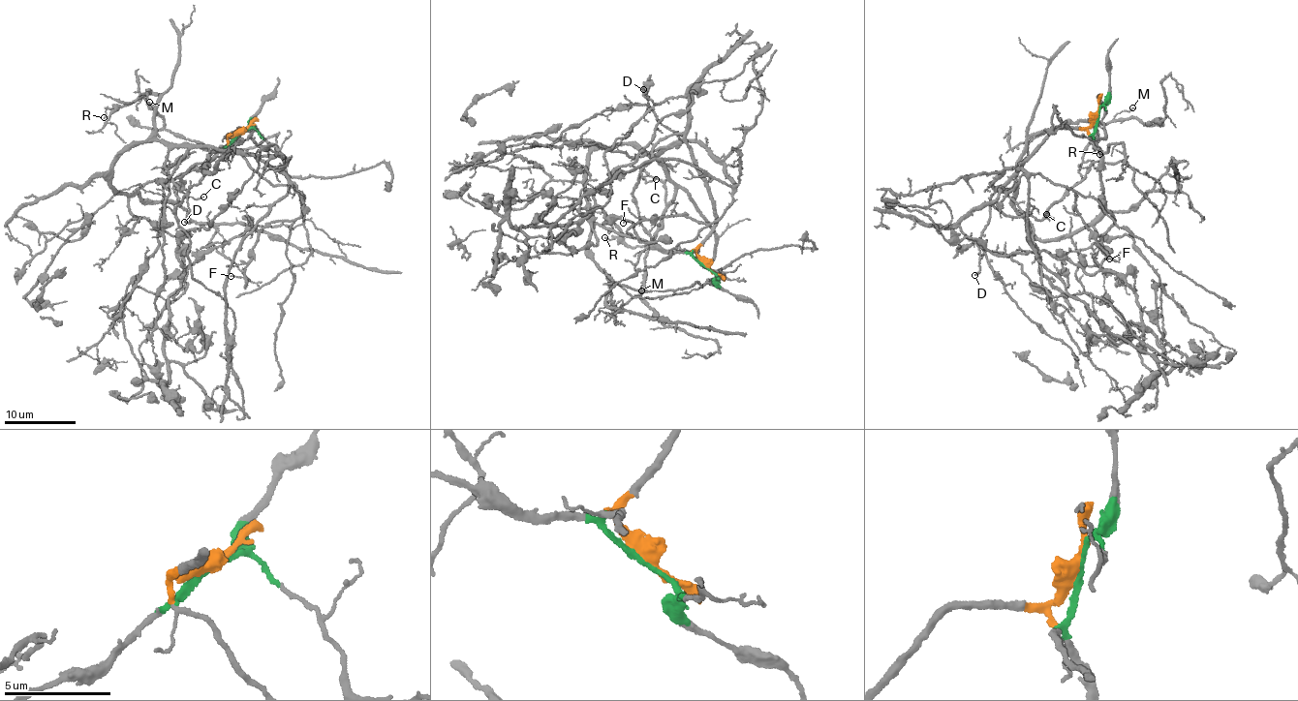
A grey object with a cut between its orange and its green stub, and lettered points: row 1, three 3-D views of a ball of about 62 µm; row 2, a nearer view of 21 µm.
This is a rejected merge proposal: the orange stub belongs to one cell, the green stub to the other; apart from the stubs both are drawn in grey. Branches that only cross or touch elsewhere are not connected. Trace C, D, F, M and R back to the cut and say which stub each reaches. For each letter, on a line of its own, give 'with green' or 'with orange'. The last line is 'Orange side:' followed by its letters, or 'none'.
C: with orange
D: with orange
F: with green
M: with green
R: with green
Orange side: C, D

